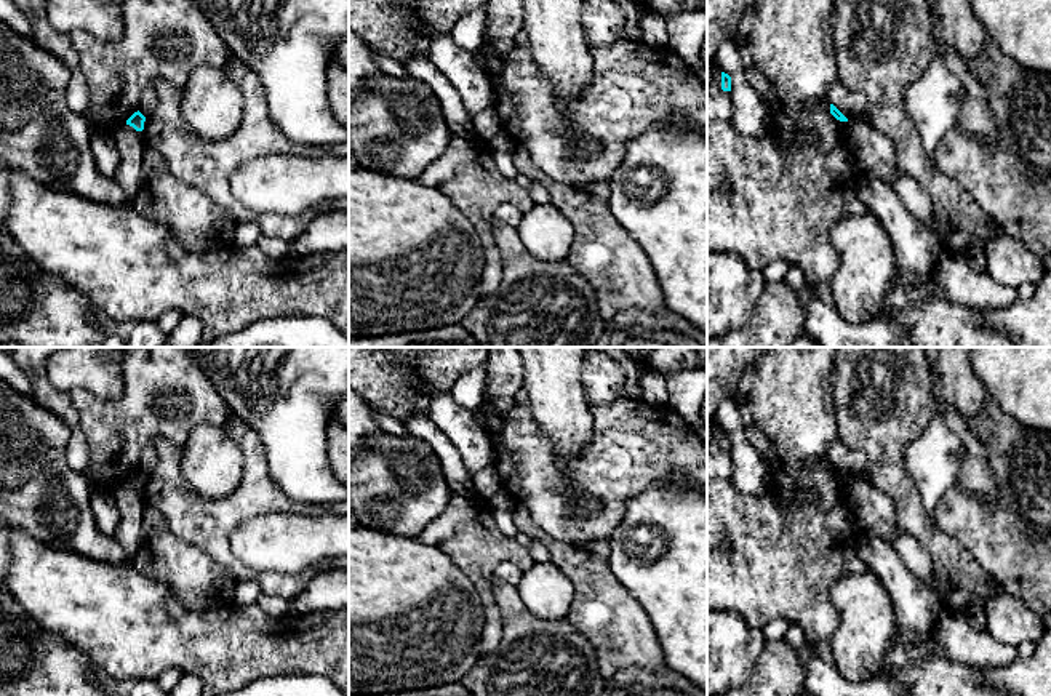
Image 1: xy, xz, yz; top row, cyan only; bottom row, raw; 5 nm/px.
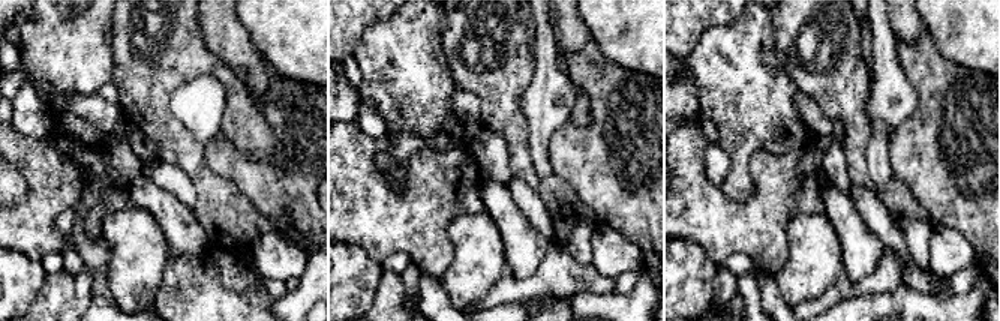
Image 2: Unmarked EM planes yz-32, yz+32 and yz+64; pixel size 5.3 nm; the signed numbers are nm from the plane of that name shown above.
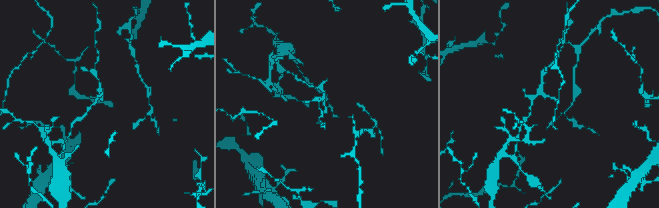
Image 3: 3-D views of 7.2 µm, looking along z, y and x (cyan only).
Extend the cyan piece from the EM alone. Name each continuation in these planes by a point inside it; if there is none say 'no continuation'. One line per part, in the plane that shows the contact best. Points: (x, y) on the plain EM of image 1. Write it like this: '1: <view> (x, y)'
no continuation

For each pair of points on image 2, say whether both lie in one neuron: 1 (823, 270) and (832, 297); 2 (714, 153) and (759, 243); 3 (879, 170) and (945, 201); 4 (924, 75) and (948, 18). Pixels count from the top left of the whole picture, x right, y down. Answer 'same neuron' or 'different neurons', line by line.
1: different neurons
2: different neurons
3: different neurons
4: different neurons

